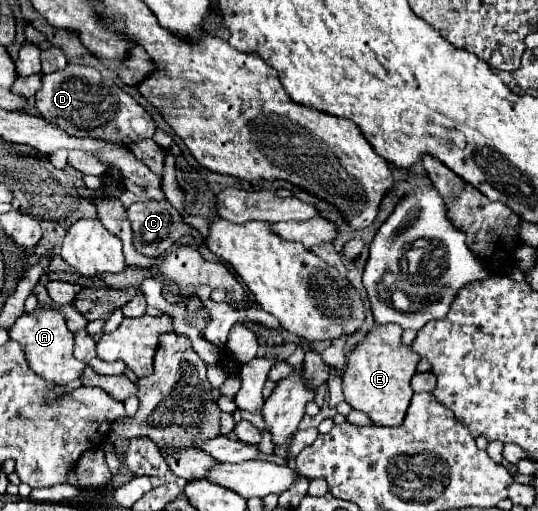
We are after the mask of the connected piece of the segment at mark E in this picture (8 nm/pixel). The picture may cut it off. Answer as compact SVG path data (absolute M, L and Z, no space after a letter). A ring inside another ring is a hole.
M388 324L388 326L374 326L364 342L356 346L356 350L348 356L348 368L342 380L344 400L364 414L374 424L384 426L400 426L404 422L408 404L412 400L412 386L410 380L416 374L420 356L412 354L412 348L402 342L402 328Z

